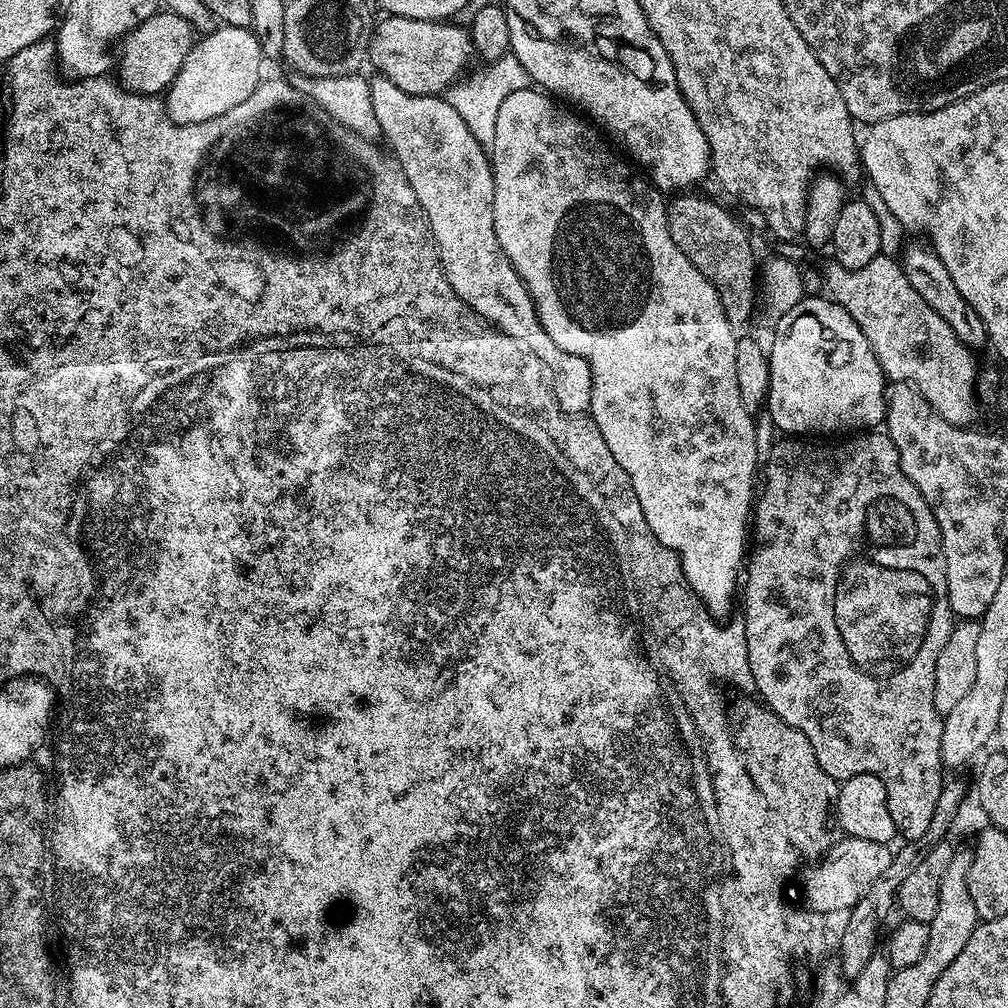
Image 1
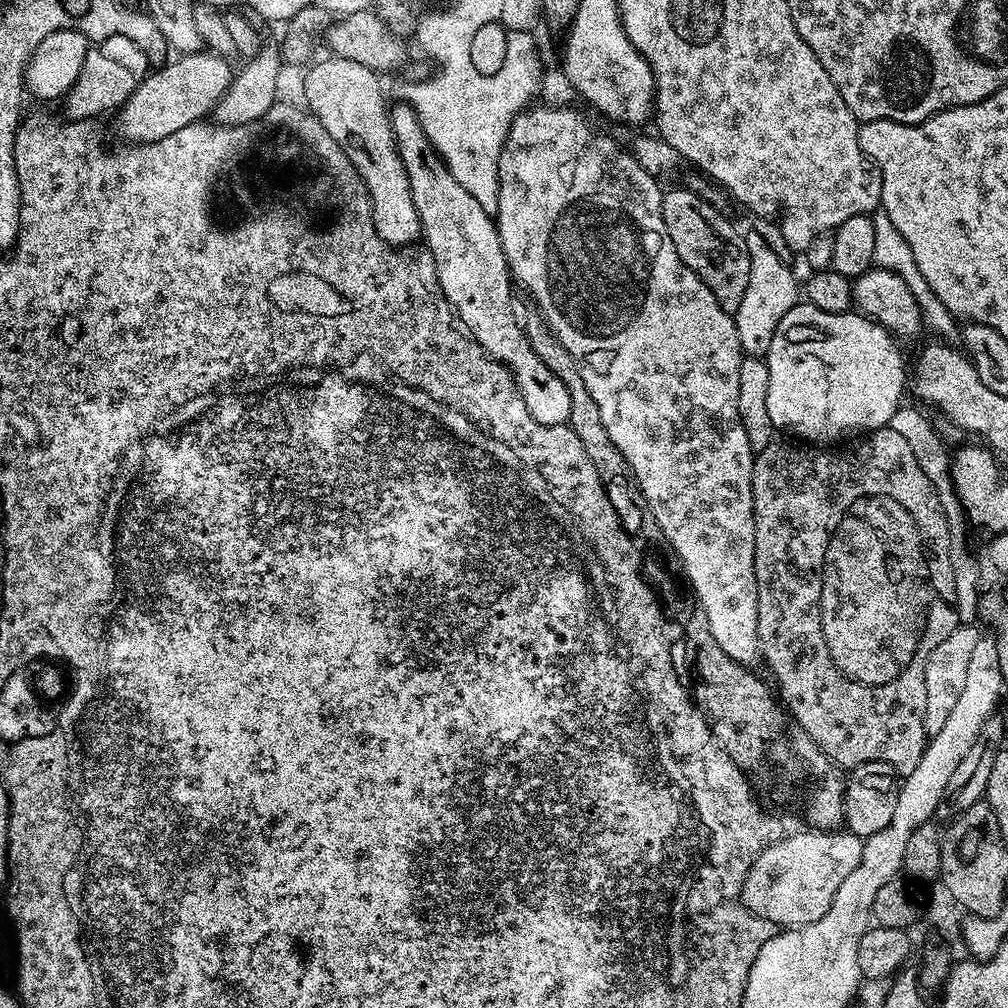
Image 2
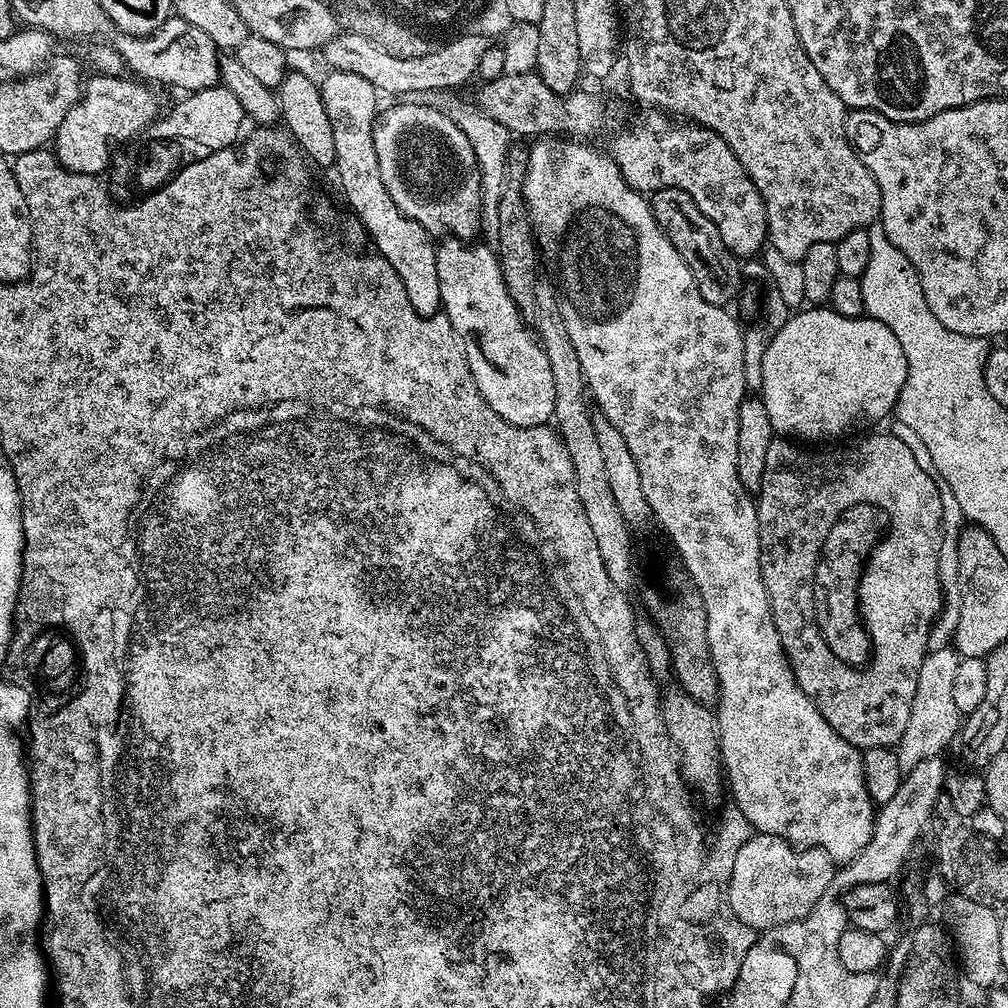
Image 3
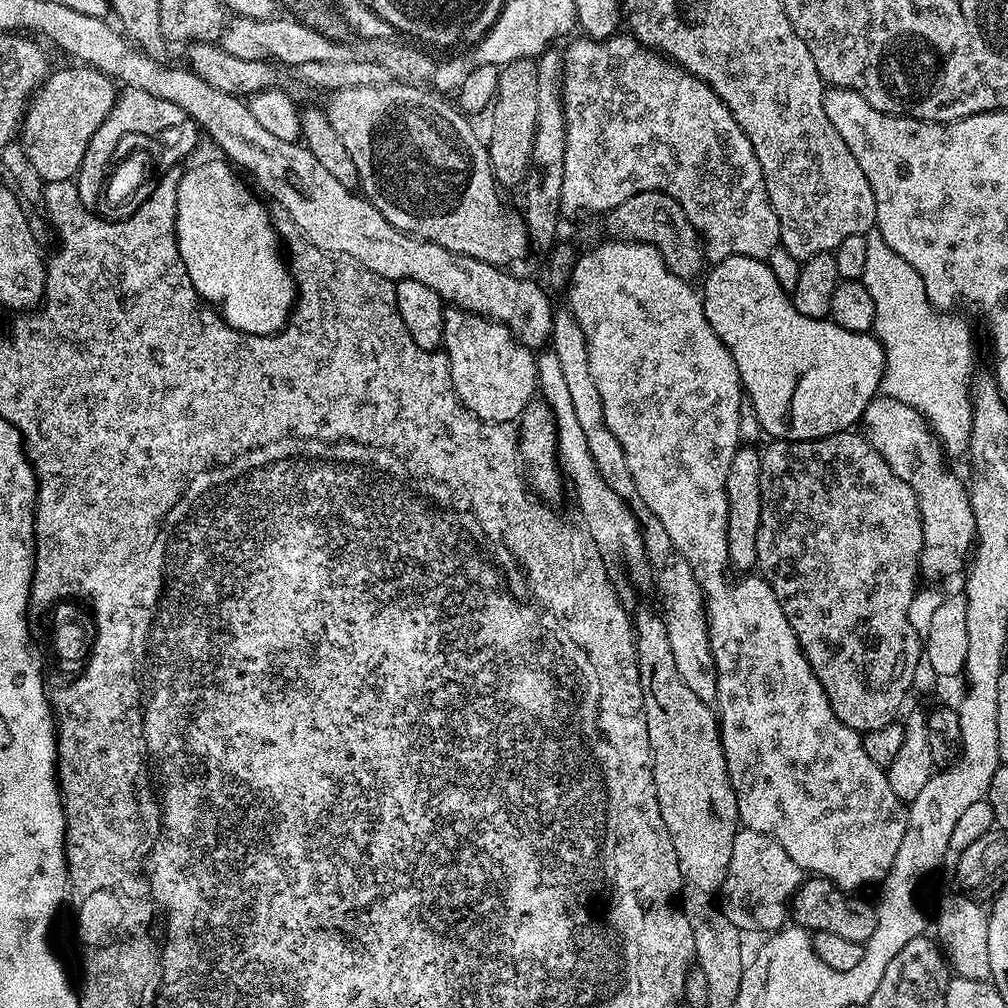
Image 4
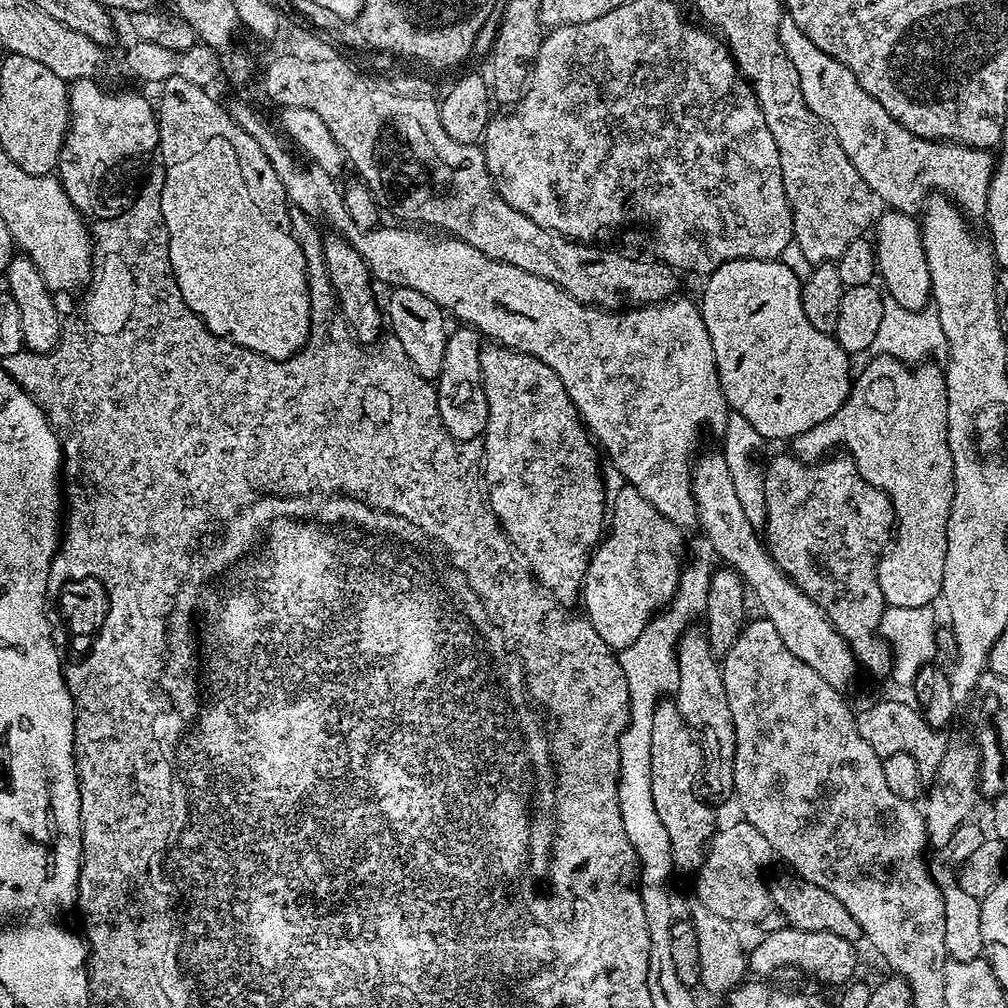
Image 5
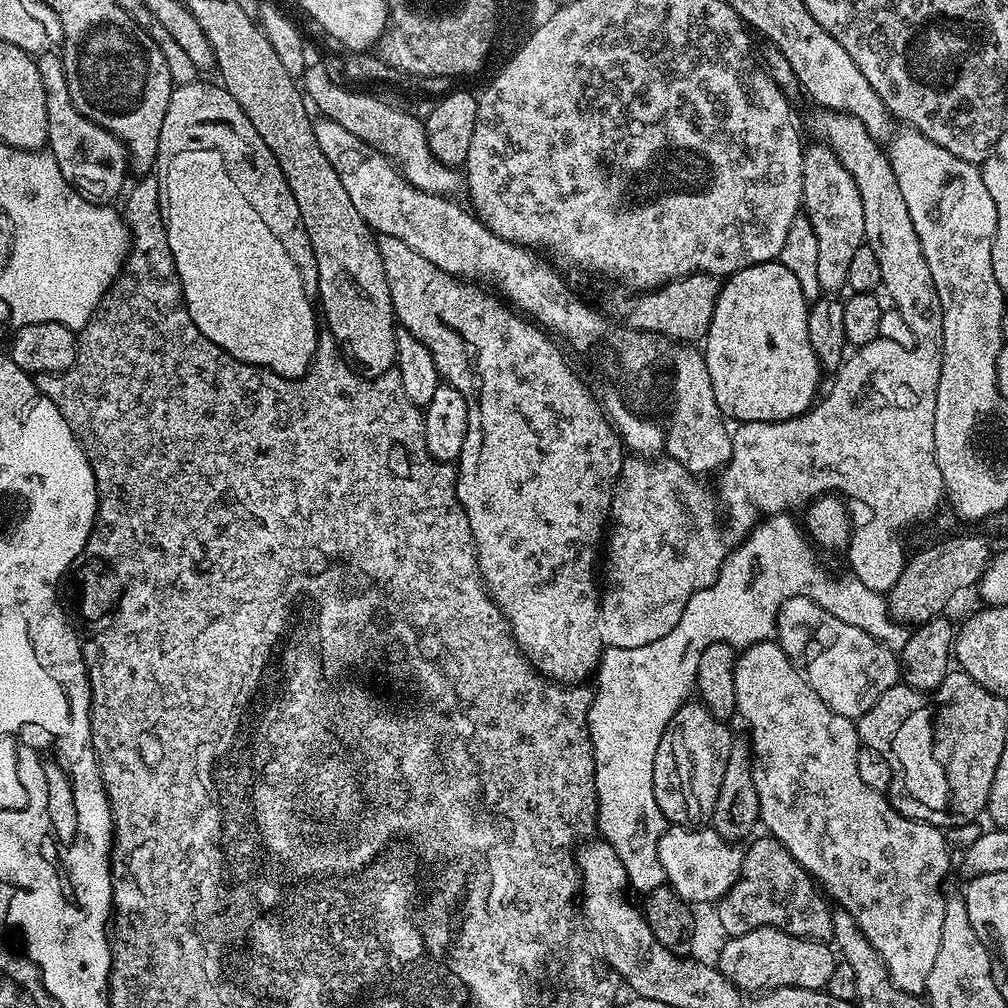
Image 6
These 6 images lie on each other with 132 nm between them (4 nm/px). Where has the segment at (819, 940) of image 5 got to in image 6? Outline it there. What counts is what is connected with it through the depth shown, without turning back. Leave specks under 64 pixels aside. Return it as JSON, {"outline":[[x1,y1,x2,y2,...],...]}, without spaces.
{"outline":[[755,928,723,942,718,967,731,984,737,984,749,994,770,988,823,989,838,963,837,953,827,943,803,940,777,928]]}

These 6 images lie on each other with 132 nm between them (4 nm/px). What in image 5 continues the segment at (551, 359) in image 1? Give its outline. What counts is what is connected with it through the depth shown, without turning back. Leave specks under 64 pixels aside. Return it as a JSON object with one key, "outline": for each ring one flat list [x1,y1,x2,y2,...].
{"outline":[[456,326,448,333,446,354,442,358,442,370,436,377,436,397,438,398,438,414,442,418,442,426,456,440,479,441,484,435,484,427,488,425,488,403,484,393,484,379,480,369,480,349,482,337,474,328]]}

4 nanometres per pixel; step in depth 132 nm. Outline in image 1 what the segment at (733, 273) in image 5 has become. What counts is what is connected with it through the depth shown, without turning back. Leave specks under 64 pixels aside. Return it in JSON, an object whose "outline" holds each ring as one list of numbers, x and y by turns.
{"outline":[[805,295,793,309,775,321,776,333,772,336,772,346,767,353,769,360,770,382,766,403,766,411,772,416,775,427,781,433,791,434,796,438,804,438,809,434,820,434,816,432,836,432,839,428,845,428,845,433,852,434,857,430,876,430,885,423,886,420,886,377,879,366,878,358,871,348,870,342,866,340,866,335,858,328,858,323,847,313,842,306,838,305,831,298,824,296]]}

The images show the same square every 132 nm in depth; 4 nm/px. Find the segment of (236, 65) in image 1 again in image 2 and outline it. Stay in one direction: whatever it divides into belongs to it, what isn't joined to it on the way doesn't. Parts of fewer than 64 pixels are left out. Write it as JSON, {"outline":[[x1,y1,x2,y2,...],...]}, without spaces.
{"outline":[[205,50,203,52,189,52,187,54,181,55,179,58,176,59,180,60,174,61,173,64,165,63,163,66,160,66,165,66,165,68,160,68,157,70,157,72,150,73,149,76,145,78,145,80,143,77,143,79,141,79,139,83,137,83,136,89,130,94,130,98,128,99,128,101,125,102,121,108,119,108,118,117,120,116,120,132,122,135,125,136,123,138,125,141,134,144,149,144,150,142,158,142,162,138,166,138,170,134,174,134,174,130,182,130,186,126,190,126,191,124,203,121,205,117,207,117,204,115,206,115,207,112,209,115,209,113,211,113,213,109,215,109,216,103,218,103,219,100,223,98,228,87,232,85,234,68,231,68,231,66,228,65,222,57,215,56,215,54,211,52,211,50]]}

